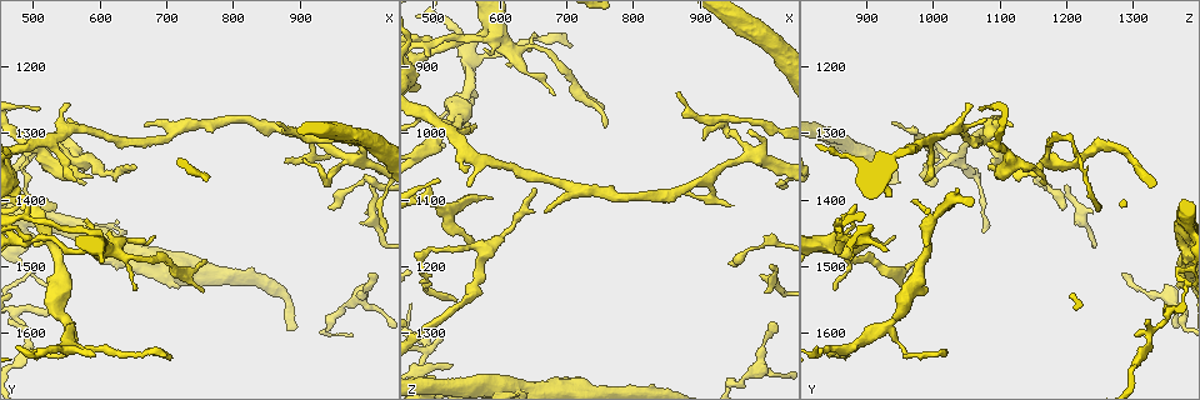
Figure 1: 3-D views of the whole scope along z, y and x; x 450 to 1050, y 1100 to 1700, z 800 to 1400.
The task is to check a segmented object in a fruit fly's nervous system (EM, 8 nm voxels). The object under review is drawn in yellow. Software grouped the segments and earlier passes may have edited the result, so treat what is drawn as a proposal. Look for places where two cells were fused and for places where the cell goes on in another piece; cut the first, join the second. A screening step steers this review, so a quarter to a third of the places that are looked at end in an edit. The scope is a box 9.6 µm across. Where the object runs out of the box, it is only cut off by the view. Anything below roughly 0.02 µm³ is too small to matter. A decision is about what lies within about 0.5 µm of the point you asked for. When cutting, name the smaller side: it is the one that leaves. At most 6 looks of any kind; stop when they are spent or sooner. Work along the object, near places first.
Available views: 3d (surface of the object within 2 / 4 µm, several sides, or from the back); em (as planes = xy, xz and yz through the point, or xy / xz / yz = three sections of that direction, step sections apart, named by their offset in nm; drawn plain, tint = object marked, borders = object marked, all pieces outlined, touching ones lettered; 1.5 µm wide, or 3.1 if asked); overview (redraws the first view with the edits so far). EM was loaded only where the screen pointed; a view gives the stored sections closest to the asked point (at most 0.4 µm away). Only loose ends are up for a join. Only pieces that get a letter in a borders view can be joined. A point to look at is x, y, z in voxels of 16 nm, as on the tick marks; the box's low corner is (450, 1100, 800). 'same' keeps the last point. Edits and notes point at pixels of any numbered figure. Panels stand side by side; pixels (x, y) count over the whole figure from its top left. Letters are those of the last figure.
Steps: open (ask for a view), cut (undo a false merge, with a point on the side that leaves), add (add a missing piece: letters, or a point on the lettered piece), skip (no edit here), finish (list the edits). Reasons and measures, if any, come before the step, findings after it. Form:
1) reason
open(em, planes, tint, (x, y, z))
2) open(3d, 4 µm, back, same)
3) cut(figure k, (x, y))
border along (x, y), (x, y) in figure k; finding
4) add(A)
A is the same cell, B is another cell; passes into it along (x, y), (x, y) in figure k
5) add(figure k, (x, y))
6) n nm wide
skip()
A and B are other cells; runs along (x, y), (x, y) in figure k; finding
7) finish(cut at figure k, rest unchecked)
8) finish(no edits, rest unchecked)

free end
open(3d, 2 µm, (590, 1635, 845))

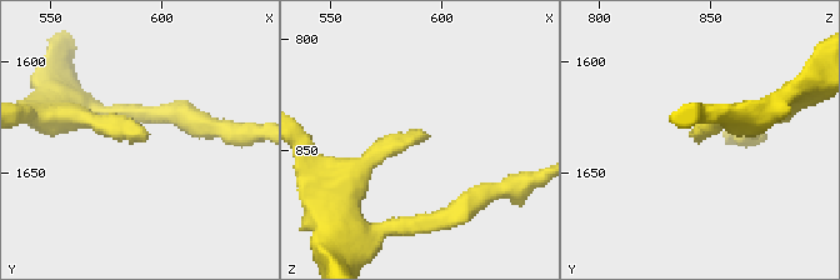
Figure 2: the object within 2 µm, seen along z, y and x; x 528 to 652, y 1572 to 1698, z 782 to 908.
shape alone is not enough
open(em, planes, tint, (594, 1635, 844))

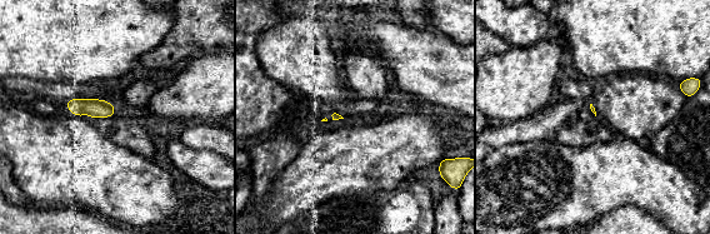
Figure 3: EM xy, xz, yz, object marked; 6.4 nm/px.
open(em, planes, borders, same)

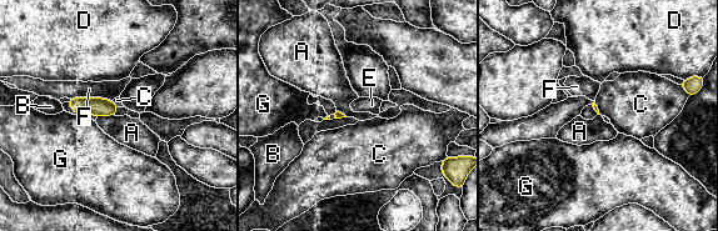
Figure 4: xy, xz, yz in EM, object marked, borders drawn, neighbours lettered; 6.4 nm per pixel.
F touches over 280 nm
add(E)
E is the same cell, A, B, C, D, F and G are other cells; it goes on there

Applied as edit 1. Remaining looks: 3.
see it whole again
open(overview)

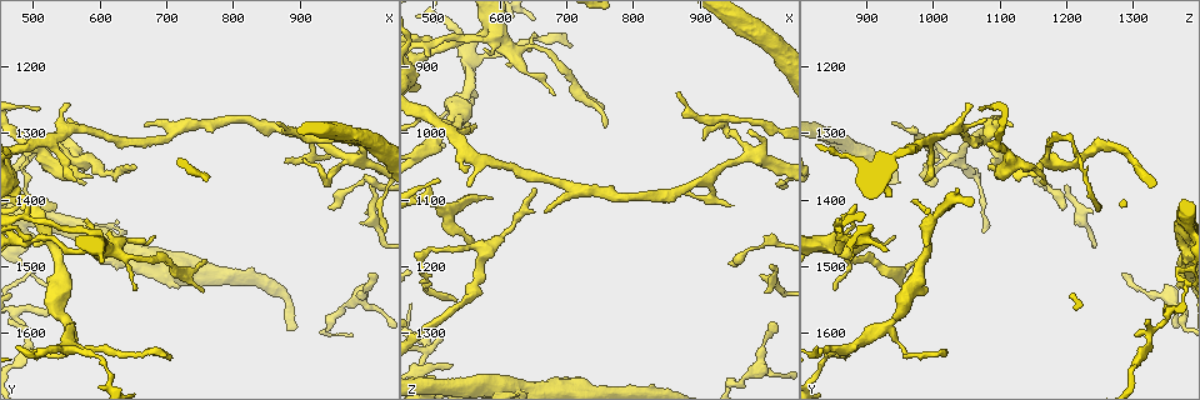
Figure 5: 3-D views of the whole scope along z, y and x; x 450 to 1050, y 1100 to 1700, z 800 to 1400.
thin end
open(3d, 2 µm, (655, 1355, 1085))

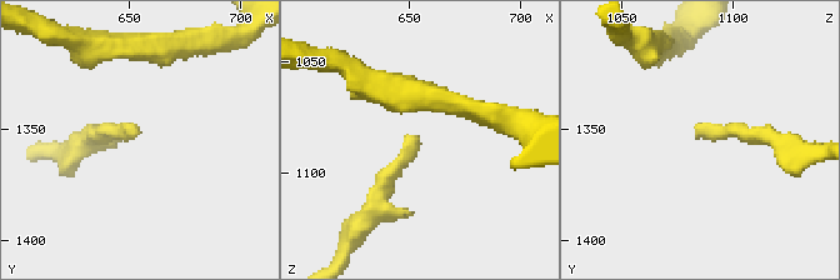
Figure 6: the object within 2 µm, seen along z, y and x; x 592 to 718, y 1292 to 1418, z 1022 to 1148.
open(em, planes, borders, (651, 1354, 1083))

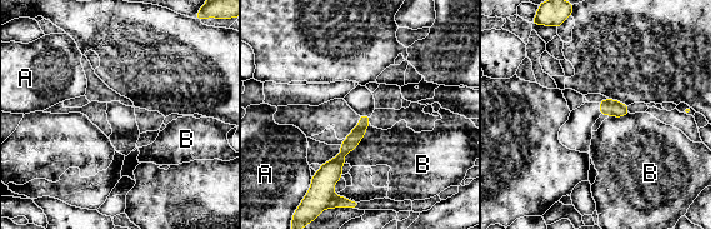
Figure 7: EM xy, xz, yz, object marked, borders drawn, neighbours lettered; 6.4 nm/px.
skip()
A and B are other cells; runs along (366, 118), (340, 159), (321, 179) in figure 7; none of them fits

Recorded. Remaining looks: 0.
finish(add at figure 4, rest unchecked)

